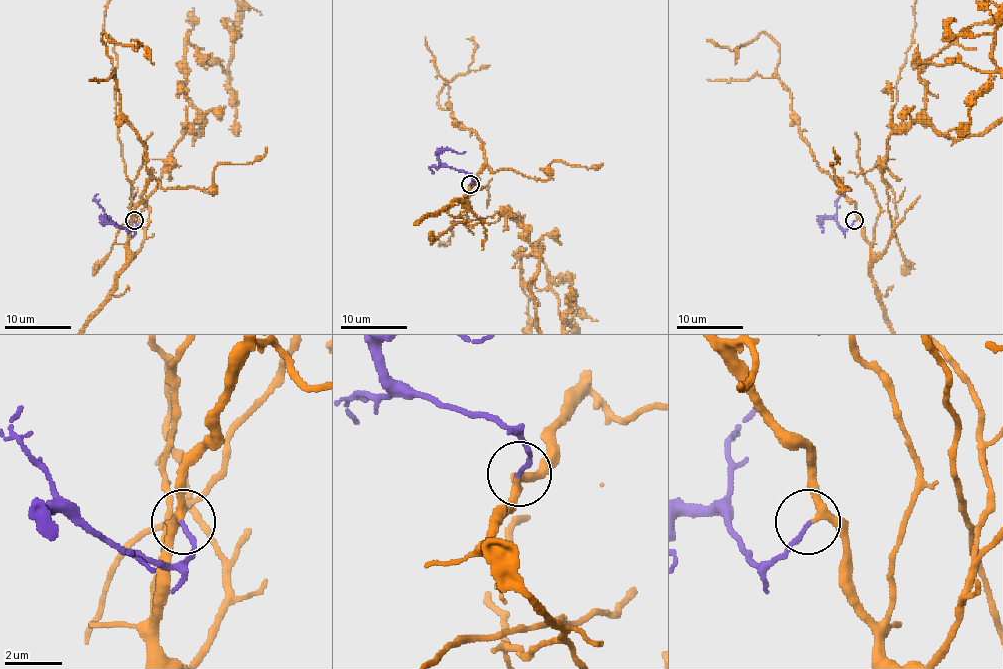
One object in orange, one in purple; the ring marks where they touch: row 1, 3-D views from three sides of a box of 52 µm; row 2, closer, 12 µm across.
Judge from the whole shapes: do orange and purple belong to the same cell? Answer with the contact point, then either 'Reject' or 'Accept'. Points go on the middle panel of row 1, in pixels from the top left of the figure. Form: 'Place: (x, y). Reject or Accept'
Place: (470, 184). Accept

